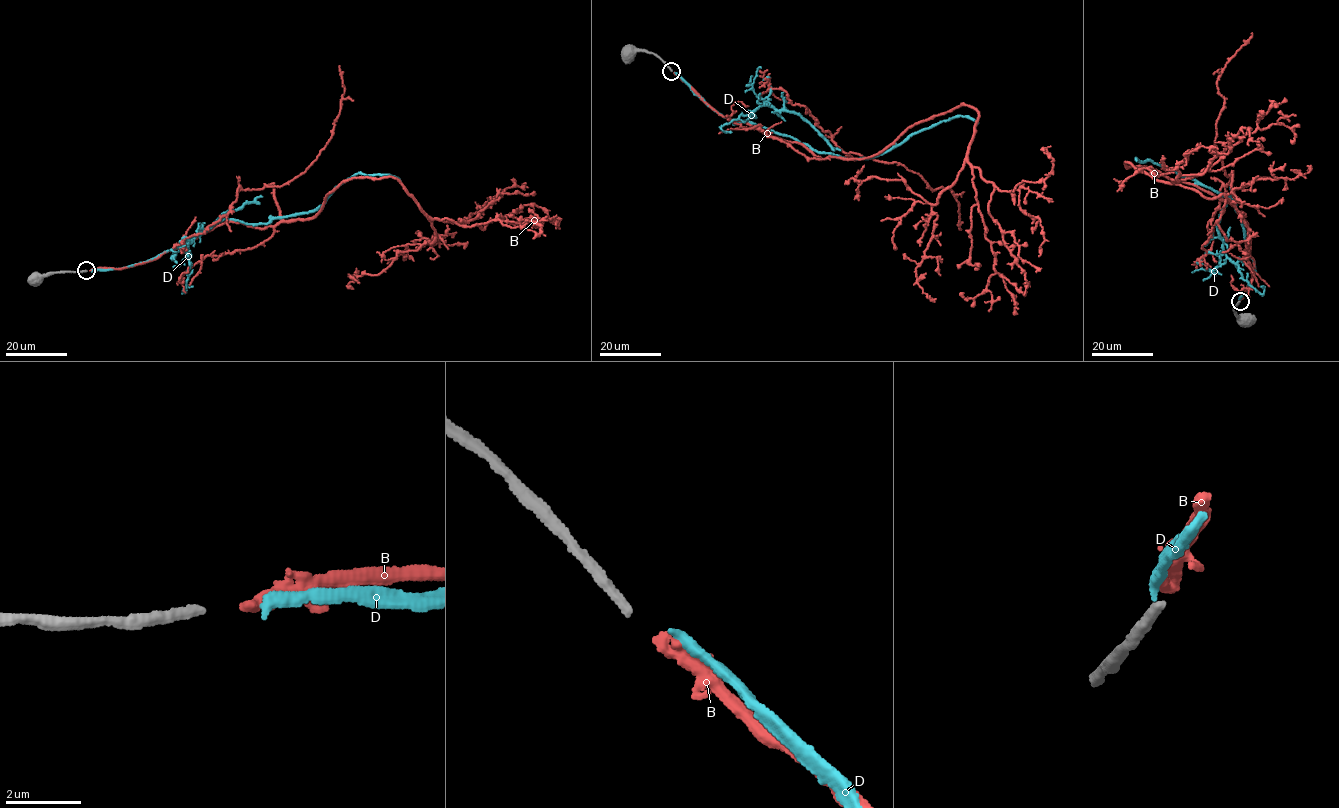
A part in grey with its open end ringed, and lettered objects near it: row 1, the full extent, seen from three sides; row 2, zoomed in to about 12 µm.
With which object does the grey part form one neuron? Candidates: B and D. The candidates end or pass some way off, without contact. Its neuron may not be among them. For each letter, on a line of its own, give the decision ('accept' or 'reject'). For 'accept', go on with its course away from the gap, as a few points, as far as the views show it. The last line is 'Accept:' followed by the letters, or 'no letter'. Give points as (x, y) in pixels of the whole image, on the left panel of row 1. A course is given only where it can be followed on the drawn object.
B: accept | via (89, 270), (233, 221), (314, 218), (357, 177), (399, 180), (432, 218), (484, 229), (533, 204), (559, 229)
D: reject
Accept: B

